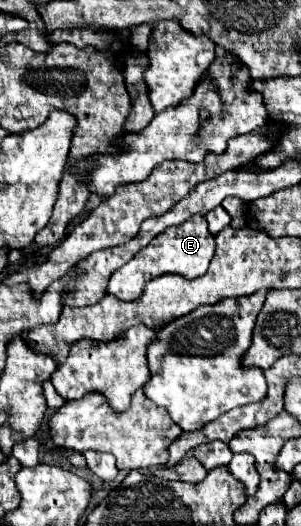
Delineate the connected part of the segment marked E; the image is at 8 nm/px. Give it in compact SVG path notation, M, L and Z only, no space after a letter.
M193 216L187 222L179 224L177 228L167 228L165 232L161 232L161 236L151 240L149 248L143 248L141 252L137 252L133 260L129 260L129 264L113 272L107 286L107 294L117 296L119 300L137 300L137 296L141 296L149 280L167 272L179 274L183 278L197 278L207 270L213 252L215 252L215 240L213 234L207 230L205 216Z

